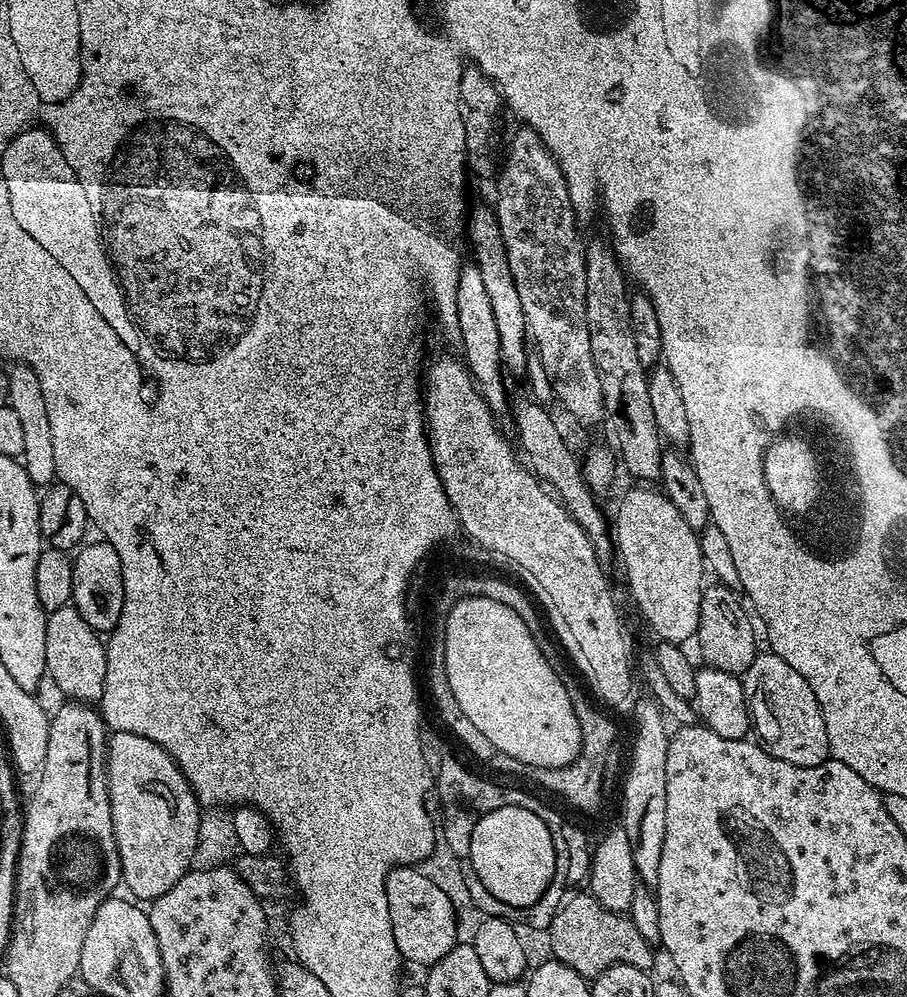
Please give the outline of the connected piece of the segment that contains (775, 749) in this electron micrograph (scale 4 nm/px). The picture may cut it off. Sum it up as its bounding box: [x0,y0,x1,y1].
[742,650,829,766]

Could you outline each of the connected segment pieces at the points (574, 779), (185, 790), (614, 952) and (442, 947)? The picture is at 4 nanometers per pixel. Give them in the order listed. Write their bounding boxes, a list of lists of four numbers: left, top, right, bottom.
[[526,688,616,812],[106,732,202,901],[547,894,656,978],[386,866,456,964]]

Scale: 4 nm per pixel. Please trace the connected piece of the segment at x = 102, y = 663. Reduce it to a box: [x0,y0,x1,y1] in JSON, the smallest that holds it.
[46,606,106,706]

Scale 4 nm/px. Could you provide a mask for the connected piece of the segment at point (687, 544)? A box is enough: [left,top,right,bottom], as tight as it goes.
[614,486,706,645]

